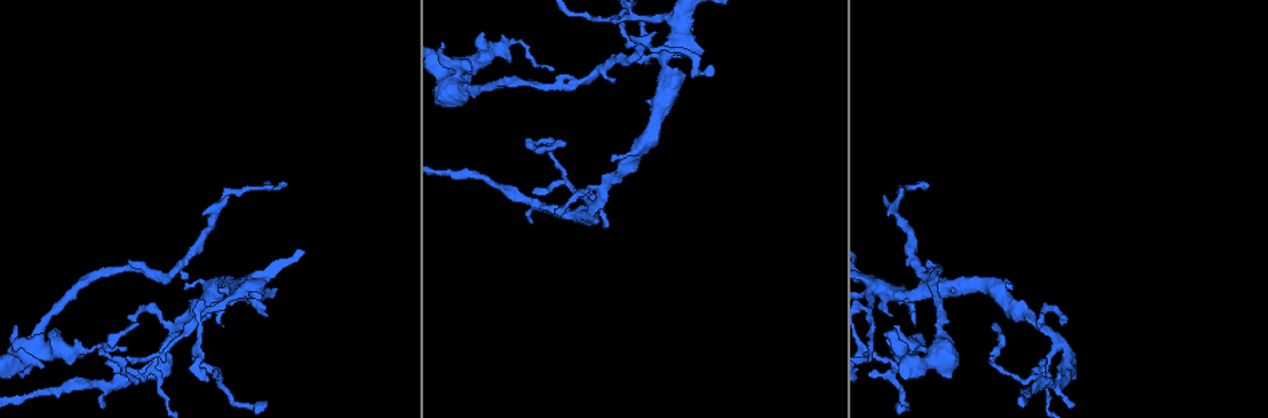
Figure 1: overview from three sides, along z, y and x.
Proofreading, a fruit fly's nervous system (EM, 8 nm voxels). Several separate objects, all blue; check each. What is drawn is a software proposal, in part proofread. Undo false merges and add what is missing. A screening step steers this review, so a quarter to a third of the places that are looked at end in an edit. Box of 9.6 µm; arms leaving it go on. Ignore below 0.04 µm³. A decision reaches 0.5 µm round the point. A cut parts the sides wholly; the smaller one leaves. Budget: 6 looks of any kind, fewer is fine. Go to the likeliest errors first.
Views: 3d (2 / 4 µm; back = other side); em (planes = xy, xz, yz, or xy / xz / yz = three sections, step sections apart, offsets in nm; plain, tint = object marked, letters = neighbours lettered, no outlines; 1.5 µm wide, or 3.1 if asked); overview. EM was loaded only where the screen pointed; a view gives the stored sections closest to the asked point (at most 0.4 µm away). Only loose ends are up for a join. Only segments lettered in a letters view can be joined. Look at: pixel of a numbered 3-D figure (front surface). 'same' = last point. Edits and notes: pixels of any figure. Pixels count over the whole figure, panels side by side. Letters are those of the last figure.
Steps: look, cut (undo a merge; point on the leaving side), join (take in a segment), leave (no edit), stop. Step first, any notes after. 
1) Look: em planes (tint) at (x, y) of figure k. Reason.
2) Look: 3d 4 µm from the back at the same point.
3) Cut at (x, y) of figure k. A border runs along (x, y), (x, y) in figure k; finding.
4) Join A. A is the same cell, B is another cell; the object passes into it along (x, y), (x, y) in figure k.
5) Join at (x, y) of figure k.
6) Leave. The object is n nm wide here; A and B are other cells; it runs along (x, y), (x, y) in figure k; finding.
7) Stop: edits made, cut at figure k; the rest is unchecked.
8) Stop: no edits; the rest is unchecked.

Look: 3d 4 µm at (1044, 363) of figure 1. Branch stops here.

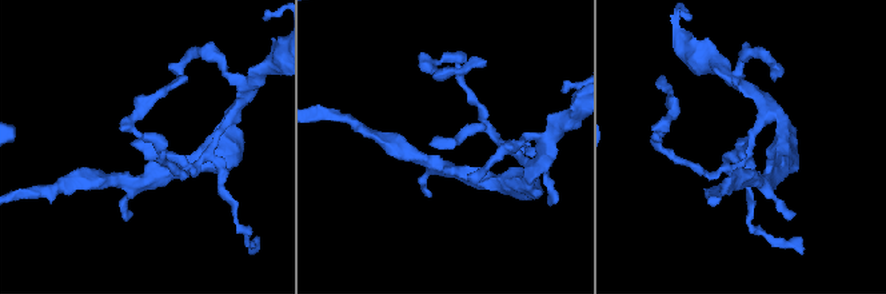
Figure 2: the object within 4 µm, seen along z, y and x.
Look: em xz step 4 (letters) at (132, 144) of figure 2. Shape alone is not enough.

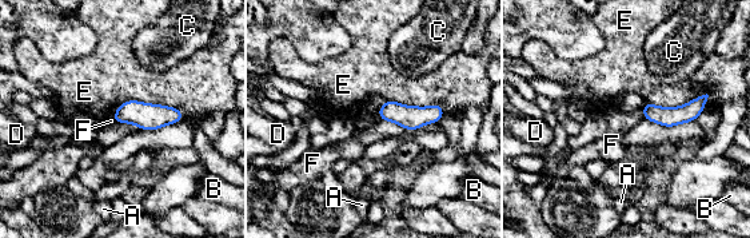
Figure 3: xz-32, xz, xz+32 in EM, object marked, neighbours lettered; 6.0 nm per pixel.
Leave. The longest contact is with E, 380 nm; A, B, C, D, E and F are other cells; it runs along (702, 99), (685, 114), (646, 115) in figure 3; none of them fits.

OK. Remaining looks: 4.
Look: 3d 2 µm at (166, 280) of figure 1. Sharp bend.

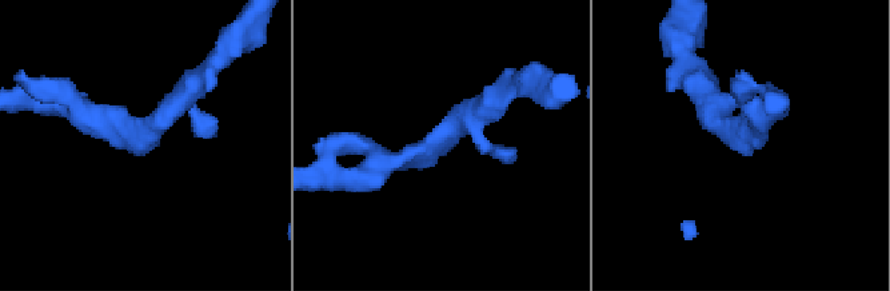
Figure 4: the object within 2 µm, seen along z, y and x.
Look: em planes (tint) at (142, 138) of figure 4. The arms are 180, 190 nm wide; need the tissue.

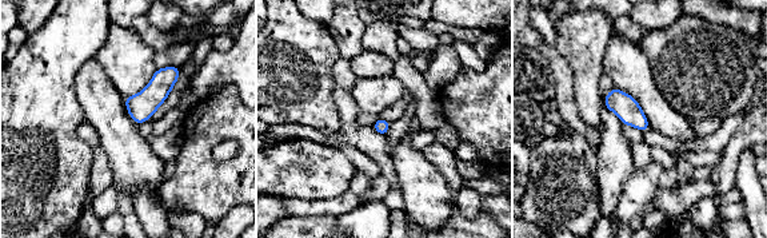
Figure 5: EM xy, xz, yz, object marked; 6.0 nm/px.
Look: em planes (letters) at the same point.

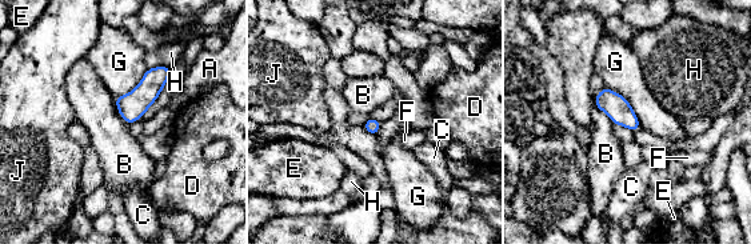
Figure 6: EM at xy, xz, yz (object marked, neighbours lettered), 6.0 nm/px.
Leave. A, B, C, D, E, F, G, H and J are other cells; a border runs along (604, 86), (627, 100), (642, 128) in figure 6; one neuron here.

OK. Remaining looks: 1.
Stop: no edits; the rest is unchecked.

